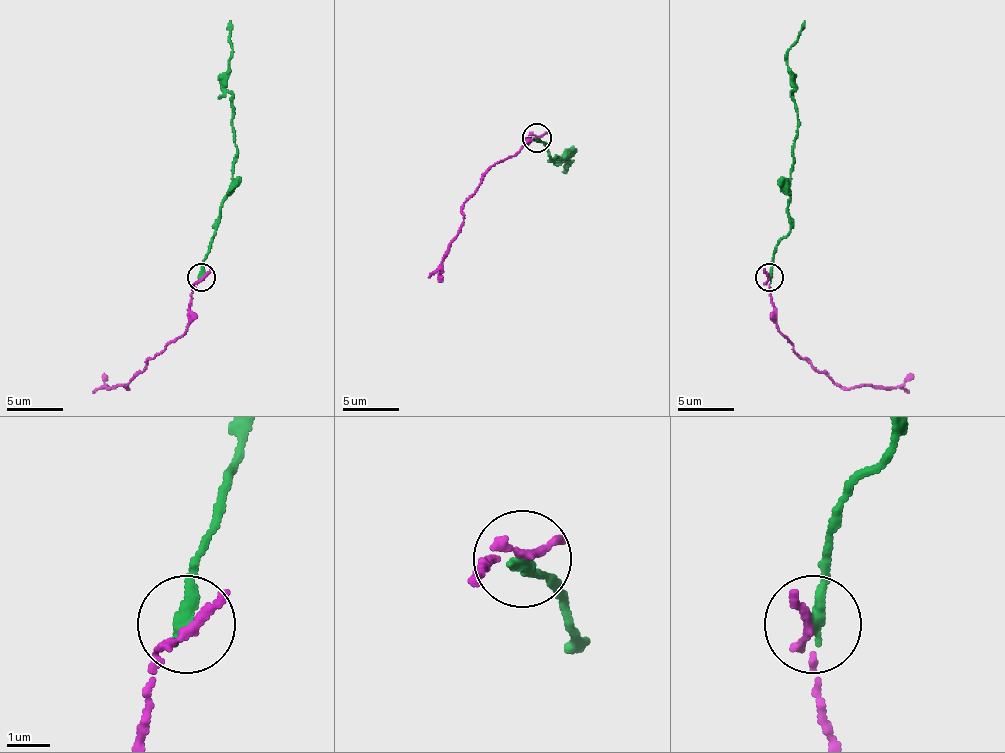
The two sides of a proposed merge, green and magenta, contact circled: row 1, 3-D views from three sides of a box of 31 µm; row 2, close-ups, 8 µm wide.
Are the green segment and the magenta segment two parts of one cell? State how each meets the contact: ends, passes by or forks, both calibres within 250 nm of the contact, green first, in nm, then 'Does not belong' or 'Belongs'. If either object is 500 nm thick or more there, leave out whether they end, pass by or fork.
At the ring green ends. At the ring magenta ends. Thickness 320 nm (green) against 240 nm. Does not belong

